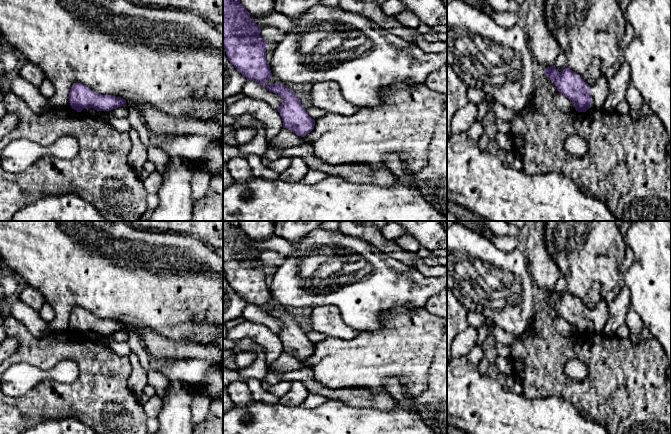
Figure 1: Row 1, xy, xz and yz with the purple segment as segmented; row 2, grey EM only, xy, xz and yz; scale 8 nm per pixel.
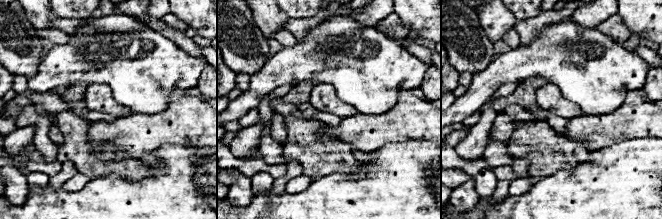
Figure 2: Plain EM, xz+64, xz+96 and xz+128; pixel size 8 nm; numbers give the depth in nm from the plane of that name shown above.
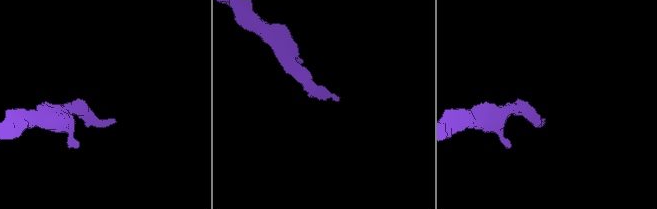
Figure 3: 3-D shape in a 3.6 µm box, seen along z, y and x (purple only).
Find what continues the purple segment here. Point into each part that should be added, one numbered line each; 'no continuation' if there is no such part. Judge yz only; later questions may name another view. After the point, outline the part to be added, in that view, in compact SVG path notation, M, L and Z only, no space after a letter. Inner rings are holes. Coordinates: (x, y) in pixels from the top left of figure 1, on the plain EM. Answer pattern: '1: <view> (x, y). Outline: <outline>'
1: yz (599, 314). Outline: M600 301L594 308L590 309L590 317L593 322L591 331L601 332L610 317L607 301Z

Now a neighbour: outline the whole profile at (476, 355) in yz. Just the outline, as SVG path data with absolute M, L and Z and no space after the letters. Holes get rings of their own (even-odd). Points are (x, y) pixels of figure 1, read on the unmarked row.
M476 345L471 349L467 357L476 367L478 367L481 361L485 359L484 350L482 347Z

